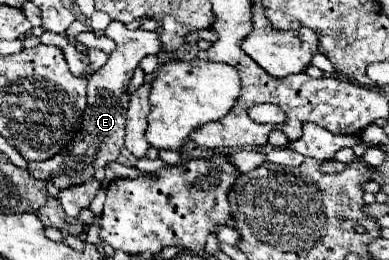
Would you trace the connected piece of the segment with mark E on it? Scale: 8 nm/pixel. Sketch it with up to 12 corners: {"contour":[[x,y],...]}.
{"contour":[[110,22],[116,42],[88,78],[82,128],[64,152],[28,162],[58,188],[94,178],[126,136],[128,84],[160,32]]}

